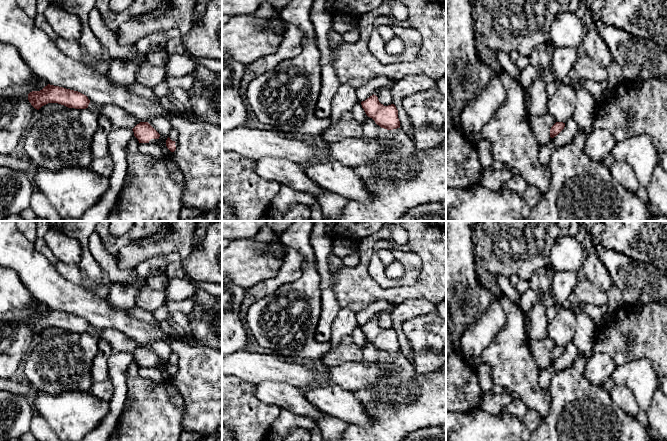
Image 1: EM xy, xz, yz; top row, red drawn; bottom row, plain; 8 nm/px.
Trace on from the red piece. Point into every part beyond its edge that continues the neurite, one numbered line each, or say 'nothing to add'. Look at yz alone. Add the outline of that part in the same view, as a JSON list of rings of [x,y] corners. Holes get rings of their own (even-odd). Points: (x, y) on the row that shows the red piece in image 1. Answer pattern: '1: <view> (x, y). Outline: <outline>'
nothing to add

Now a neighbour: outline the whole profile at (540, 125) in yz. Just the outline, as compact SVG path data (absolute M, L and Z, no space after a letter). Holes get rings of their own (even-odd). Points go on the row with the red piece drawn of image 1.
M548 112L539 116L530 116L529 122L531 130L540 145L547 144L550 137L550 129L556 123L556 120Z

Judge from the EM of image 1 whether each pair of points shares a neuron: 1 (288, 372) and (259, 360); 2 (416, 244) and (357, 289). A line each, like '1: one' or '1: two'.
1: one
2: one

